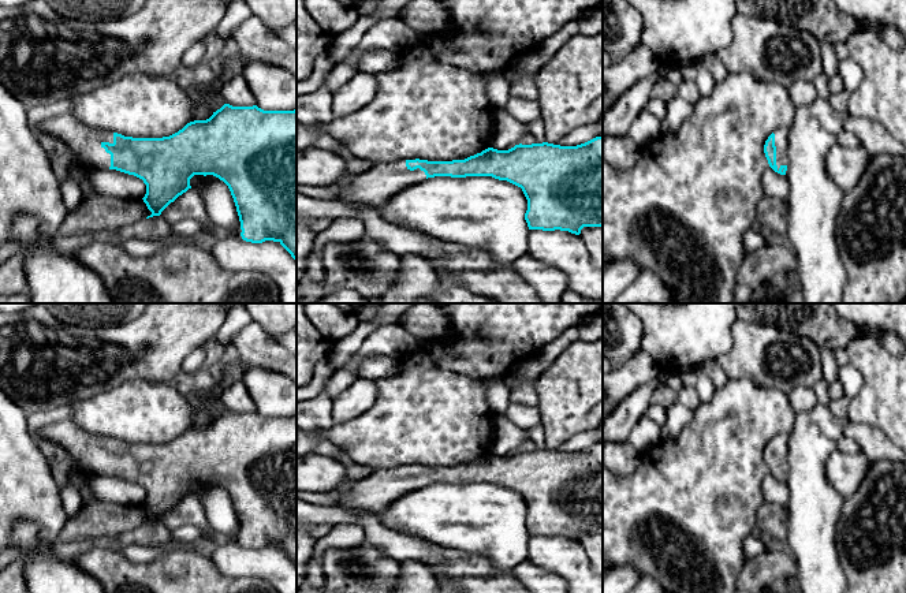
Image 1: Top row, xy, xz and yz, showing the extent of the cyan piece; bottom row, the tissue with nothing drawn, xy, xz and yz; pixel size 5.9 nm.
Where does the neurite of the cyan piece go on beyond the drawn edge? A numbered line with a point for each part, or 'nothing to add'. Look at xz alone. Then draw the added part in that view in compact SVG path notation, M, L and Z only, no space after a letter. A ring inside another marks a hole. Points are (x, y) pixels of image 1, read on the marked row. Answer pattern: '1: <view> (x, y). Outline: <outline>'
nothing to add

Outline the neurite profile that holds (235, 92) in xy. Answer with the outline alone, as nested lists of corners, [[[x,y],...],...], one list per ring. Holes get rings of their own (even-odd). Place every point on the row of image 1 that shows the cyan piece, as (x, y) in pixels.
[[[243,75],[234,77],[231,81],[224,83],[221,90],[225,104],[232,107],[253,107],[256,105],[256,98],[243,78]]]

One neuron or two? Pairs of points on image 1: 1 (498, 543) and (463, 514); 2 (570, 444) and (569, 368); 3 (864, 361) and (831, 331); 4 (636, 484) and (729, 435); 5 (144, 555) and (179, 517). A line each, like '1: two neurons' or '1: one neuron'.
1: one neuron
2: two neurons
3: two neurons
4: one neuron
5: two neurons

